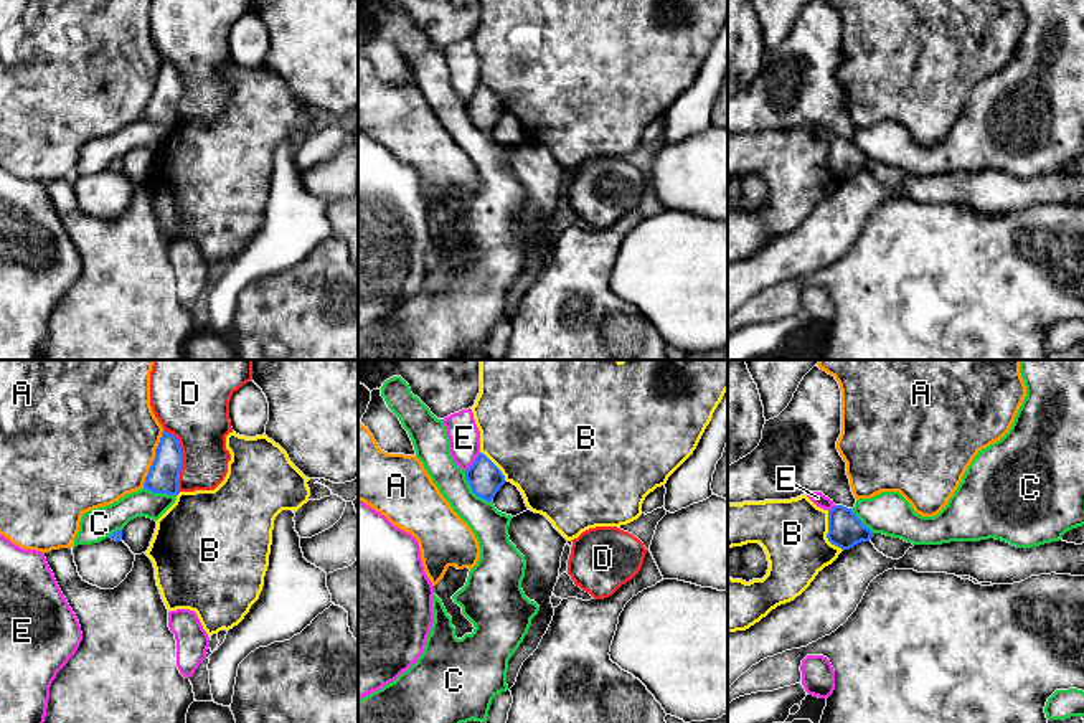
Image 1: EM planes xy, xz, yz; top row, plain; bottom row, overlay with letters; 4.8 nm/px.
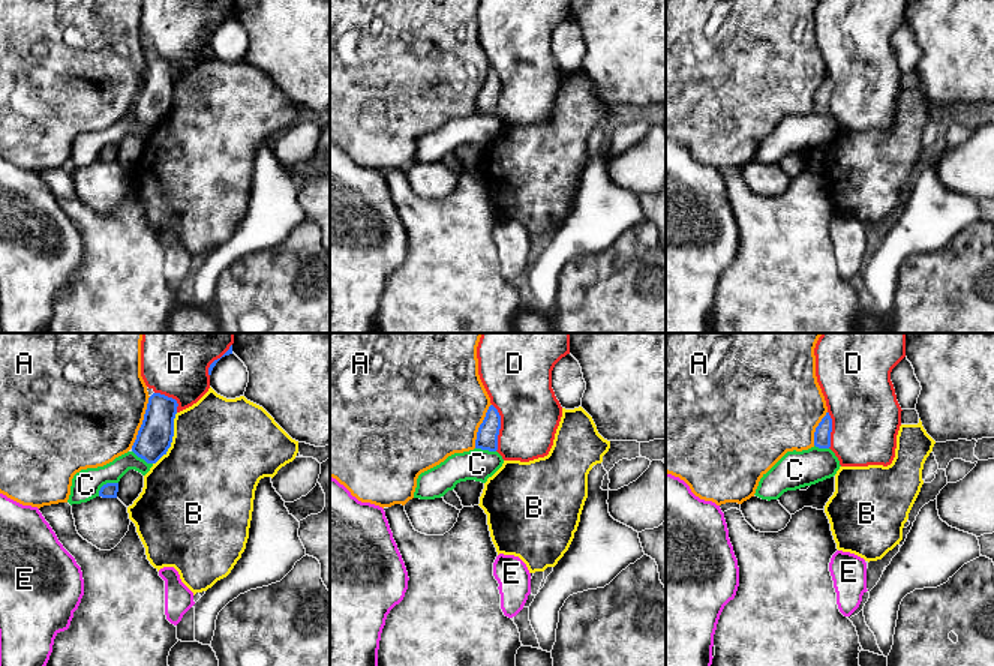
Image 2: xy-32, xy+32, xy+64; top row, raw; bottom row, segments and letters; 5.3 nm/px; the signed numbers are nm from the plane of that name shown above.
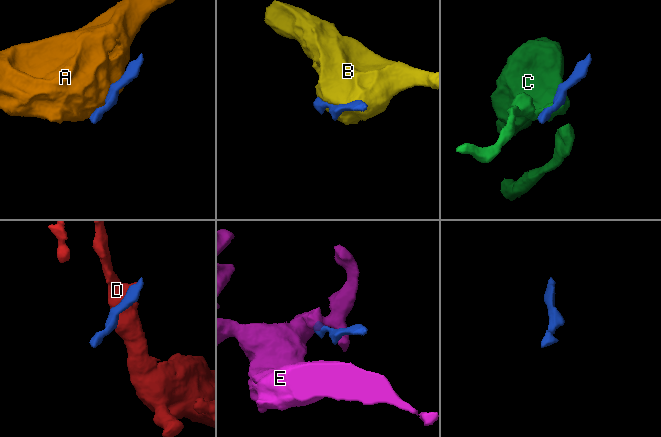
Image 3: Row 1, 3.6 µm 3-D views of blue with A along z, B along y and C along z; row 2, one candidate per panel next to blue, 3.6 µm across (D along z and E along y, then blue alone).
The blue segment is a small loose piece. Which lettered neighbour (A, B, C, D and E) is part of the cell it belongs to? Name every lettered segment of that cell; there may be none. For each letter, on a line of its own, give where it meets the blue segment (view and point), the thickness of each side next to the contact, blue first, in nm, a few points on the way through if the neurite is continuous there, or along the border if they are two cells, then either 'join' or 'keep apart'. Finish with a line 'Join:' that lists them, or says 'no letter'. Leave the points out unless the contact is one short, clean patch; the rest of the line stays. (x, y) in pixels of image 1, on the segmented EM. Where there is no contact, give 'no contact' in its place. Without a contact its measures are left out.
A: meets blue in xy at (154, 459); 150 nm thick on the blue side, 480 nm on the other; border along xy (164, 431), (142, 487); keep apart
B: meets blue in yz at (827, 533); 170 nm thick on the blue side, 320 nm on the other; keep apart
C: meets blue in xz at (472, 491); 160 nm thick on the blue side, 180 nm on the other; keep apart
D: meets blue in xy at (182, 459); 150 nm thick on the blue side, 320 nm on the other; keep apart
E: meets blue in xz at (474, 463); 160 nm thick on the blue side, 160 nm on the other; border along xz (480, 453), (466, 471); keep apart
Join: no letter

